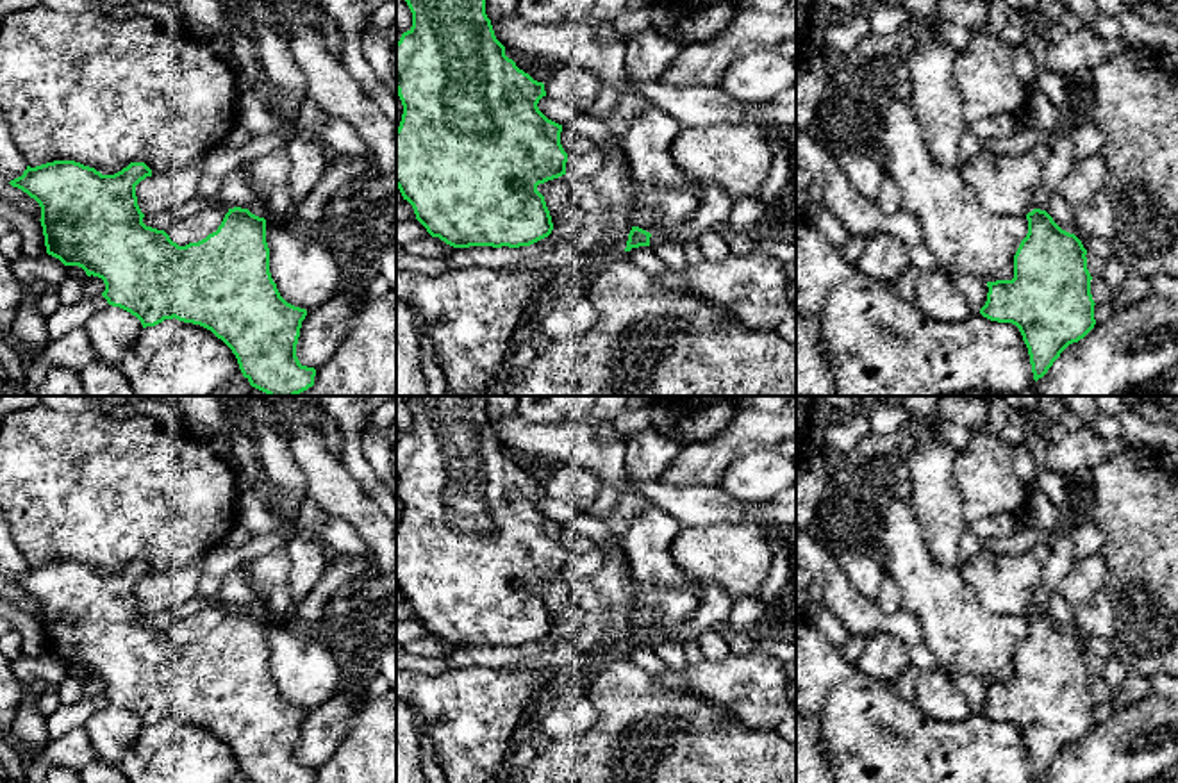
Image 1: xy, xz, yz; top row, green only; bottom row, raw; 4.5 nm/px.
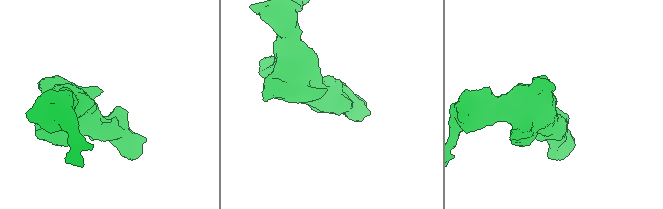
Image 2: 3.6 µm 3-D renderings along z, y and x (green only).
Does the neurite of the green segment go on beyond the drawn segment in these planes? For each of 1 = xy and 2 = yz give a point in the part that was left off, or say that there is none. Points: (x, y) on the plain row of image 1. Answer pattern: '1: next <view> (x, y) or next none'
1: next none
2: next none

